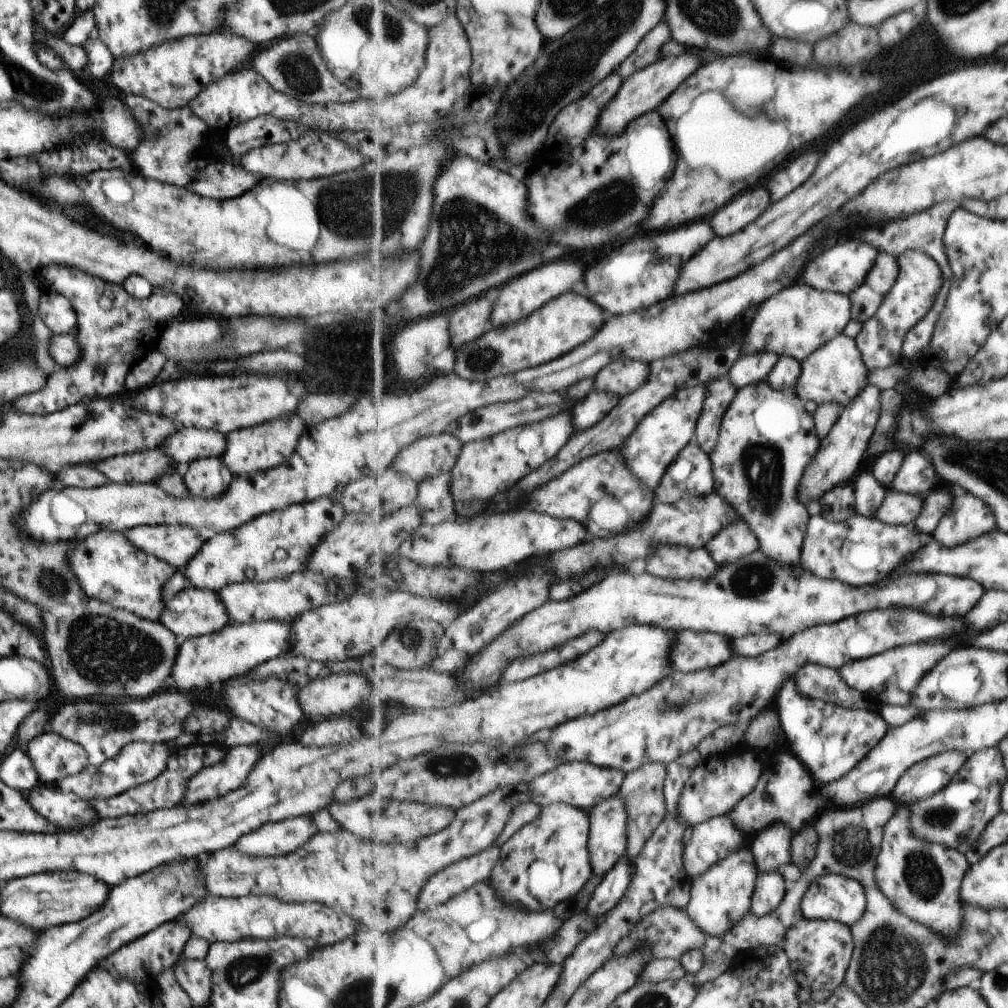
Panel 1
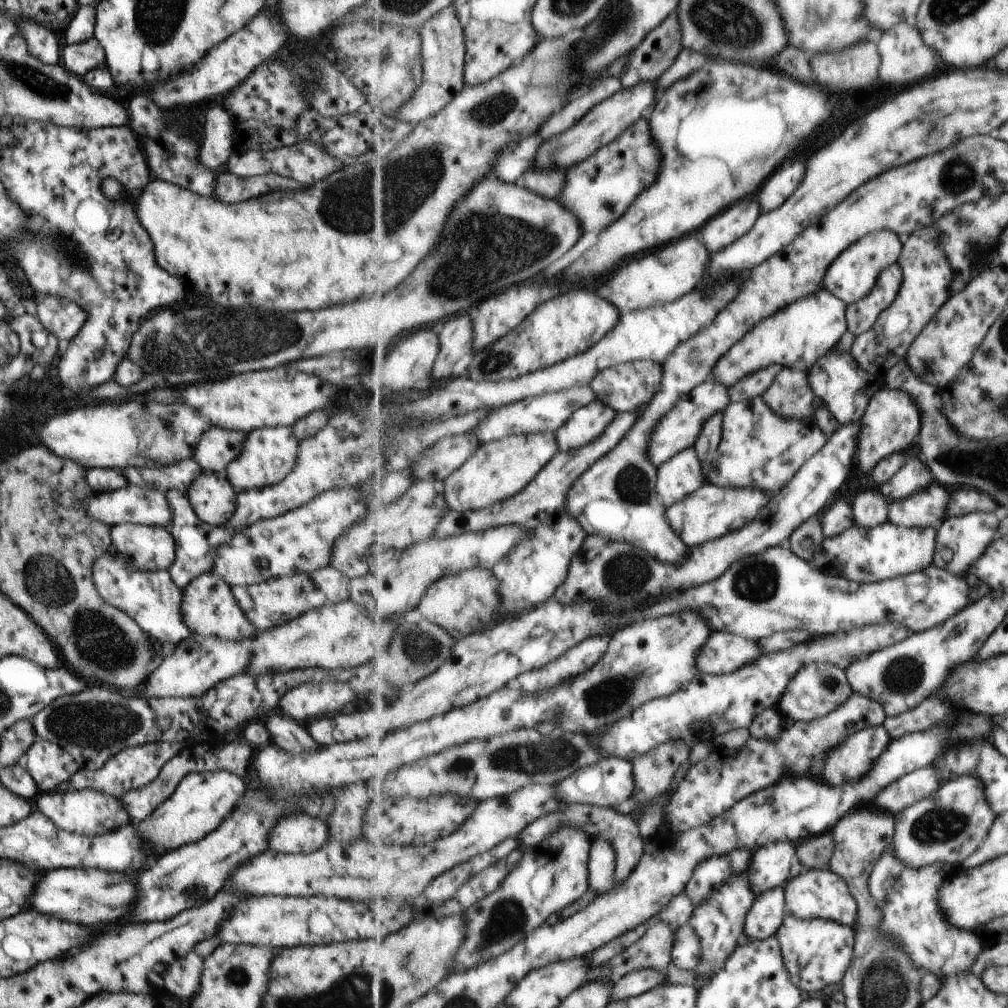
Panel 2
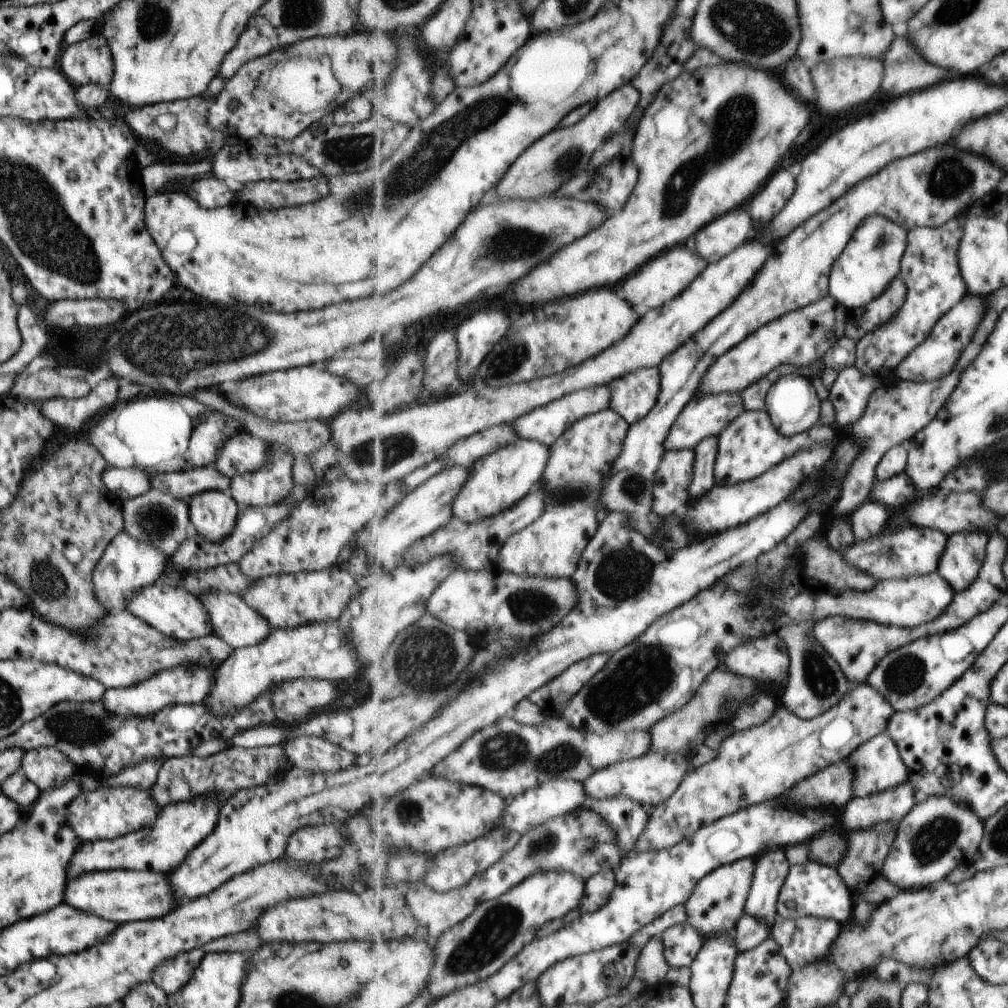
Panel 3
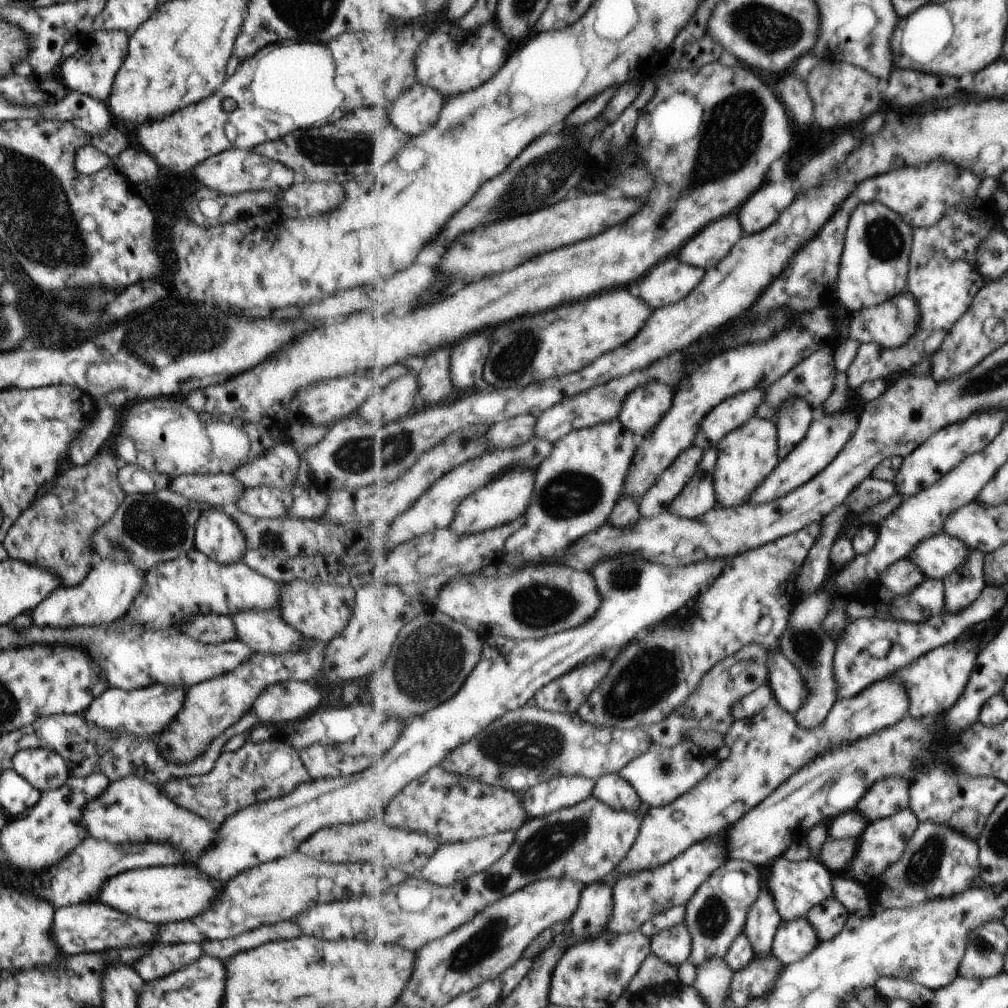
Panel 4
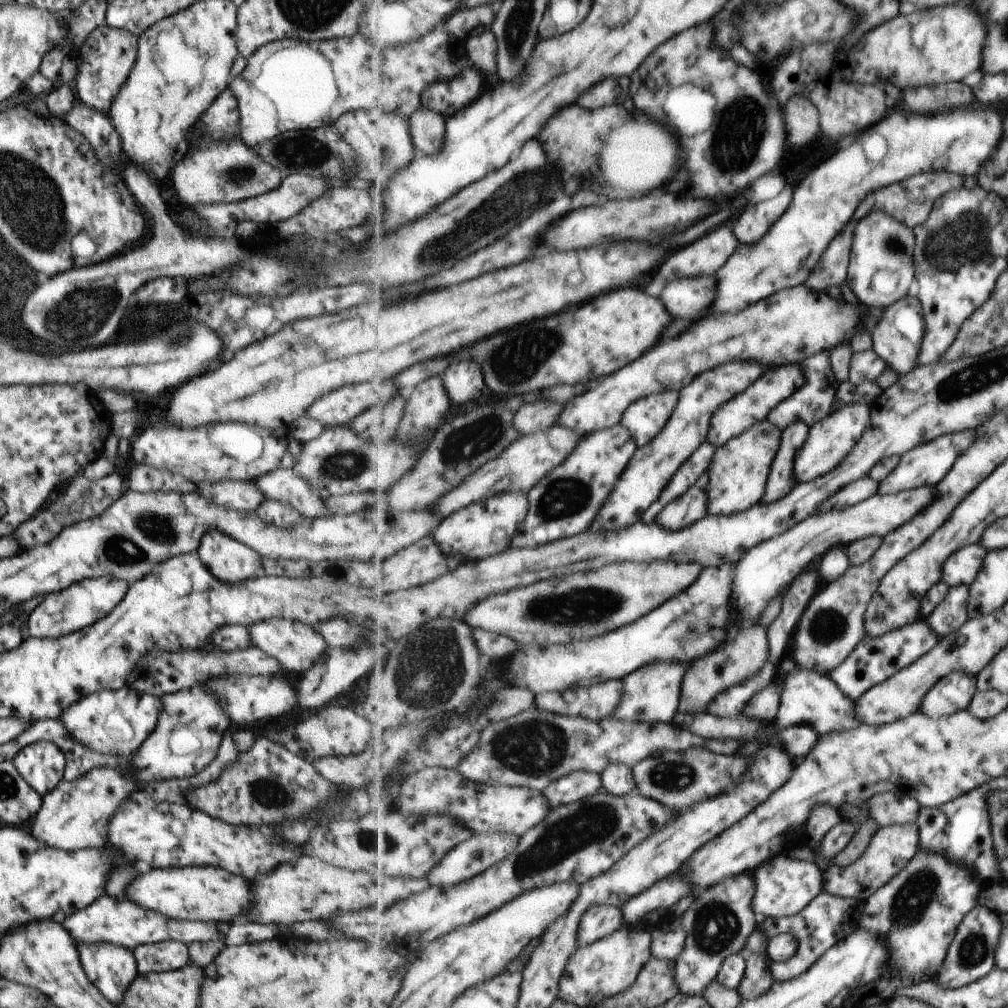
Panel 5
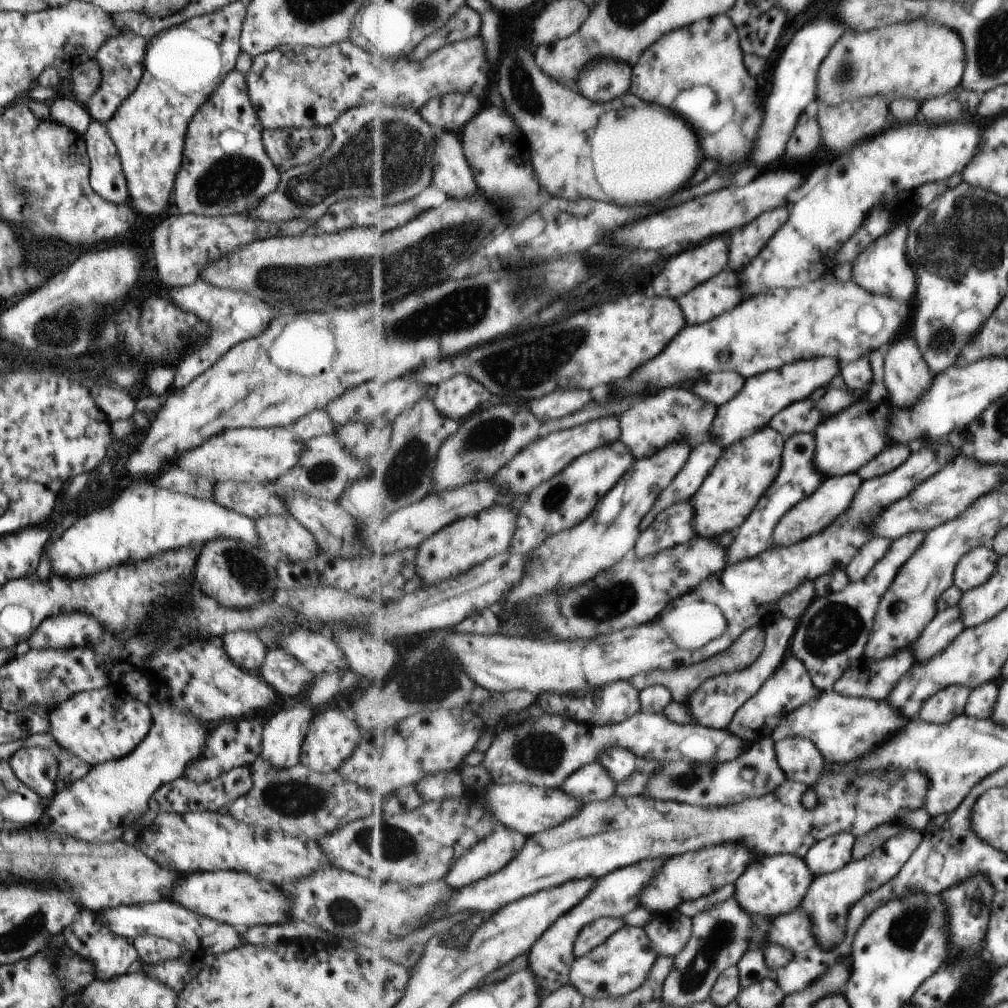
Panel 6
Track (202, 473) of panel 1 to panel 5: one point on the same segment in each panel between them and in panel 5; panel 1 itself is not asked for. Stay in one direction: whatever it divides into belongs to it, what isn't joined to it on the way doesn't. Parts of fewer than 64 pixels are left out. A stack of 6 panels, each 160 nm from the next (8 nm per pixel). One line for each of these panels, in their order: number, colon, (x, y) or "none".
2: (211, 497)
3: (212, 514)
4: (216, 535)
5: (229, 561)

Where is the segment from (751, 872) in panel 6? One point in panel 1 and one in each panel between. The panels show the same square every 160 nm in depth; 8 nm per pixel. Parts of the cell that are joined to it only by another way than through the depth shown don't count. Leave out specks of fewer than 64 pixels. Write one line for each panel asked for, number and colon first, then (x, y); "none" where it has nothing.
1: (834, 896)
2: (814, 893)
3: (813, 889)
4: (797, 887)
5: (785, 885)

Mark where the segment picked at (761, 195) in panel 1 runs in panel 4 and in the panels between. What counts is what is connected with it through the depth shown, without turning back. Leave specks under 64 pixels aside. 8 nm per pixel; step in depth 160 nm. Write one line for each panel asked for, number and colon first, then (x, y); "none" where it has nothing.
2: (724, 229)
3: (721, 237)
4: (710, 247)

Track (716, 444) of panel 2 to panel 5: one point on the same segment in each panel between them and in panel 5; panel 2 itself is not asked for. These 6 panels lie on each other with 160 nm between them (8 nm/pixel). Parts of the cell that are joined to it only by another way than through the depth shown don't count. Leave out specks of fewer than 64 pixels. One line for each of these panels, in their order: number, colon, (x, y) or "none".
3: (704, 480)
4: (699, 497)
5: (693, 506)

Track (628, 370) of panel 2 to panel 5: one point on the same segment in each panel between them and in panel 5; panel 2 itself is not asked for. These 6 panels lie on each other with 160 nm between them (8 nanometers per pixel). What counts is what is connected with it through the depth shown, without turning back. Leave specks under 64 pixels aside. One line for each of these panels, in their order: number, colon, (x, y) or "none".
3: (633, 396)
4: (644, 409)
5: (645, 419)

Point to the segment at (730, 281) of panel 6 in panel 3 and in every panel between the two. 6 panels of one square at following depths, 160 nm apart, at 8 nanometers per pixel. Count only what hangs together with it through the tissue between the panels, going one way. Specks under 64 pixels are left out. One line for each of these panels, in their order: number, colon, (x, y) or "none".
3: (658, 282)
4: (670, 282)
5: (689, 298)

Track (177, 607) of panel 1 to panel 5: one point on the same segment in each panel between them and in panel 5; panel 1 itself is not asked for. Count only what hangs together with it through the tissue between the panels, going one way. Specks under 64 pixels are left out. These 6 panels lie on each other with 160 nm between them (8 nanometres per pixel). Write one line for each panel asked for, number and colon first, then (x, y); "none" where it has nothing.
2: (208, 607)
3: (232, 619)
4: (266, 632)
5: (296, 646)

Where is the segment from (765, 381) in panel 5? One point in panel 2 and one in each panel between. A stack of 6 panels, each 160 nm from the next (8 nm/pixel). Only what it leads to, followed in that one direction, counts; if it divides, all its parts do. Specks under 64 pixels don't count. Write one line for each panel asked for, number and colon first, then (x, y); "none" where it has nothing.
2: (679, 430)
3: (704, 416)
4: (734, 412)

